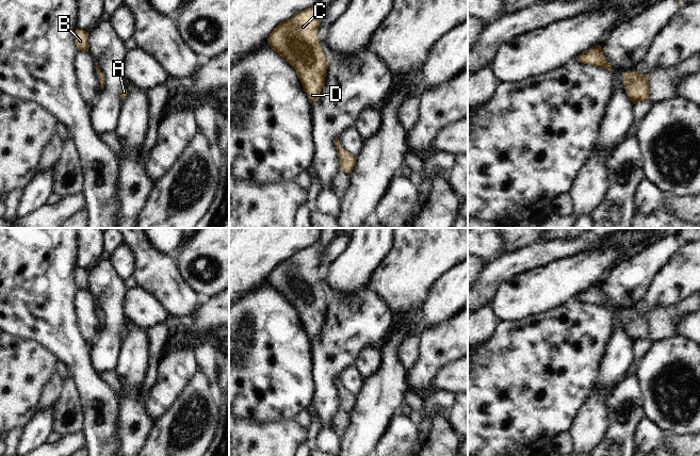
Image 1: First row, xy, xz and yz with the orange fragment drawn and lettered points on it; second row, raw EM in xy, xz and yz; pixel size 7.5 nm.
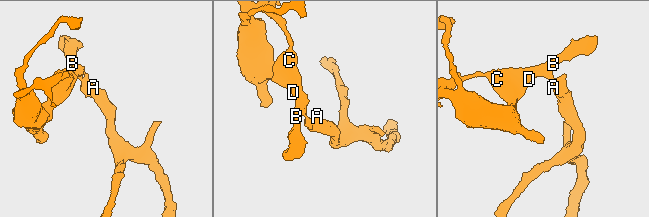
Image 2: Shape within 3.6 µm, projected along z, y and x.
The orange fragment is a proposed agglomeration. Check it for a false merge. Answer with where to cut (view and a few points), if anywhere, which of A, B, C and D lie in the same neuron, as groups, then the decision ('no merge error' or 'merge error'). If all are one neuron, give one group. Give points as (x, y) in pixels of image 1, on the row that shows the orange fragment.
cut none; groups A B C D; no merge error

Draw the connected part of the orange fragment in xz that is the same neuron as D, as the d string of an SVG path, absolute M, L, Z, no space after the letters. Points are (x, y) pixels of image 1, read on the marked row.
M315 7L306 9L277 26L267 38L268 46L296 70L310 102L319 100L328 69L328 59L324 55L318 39L321 16Z

